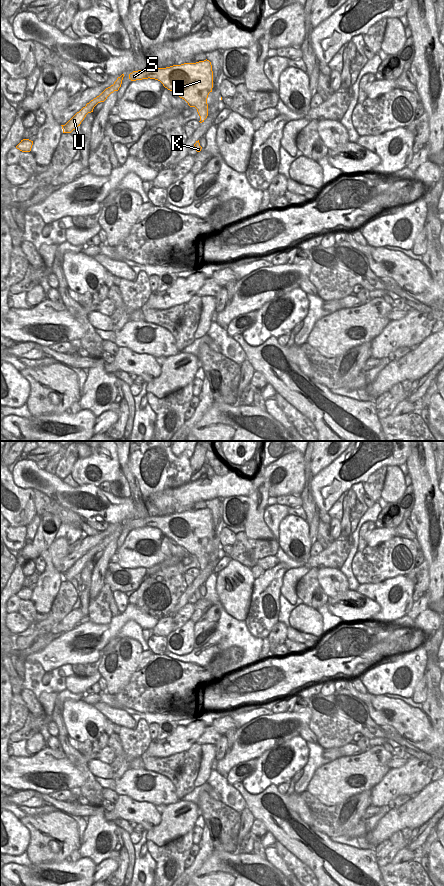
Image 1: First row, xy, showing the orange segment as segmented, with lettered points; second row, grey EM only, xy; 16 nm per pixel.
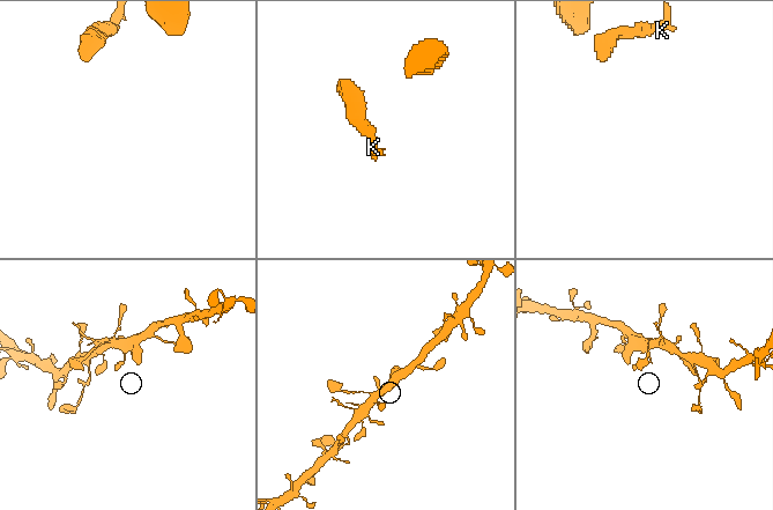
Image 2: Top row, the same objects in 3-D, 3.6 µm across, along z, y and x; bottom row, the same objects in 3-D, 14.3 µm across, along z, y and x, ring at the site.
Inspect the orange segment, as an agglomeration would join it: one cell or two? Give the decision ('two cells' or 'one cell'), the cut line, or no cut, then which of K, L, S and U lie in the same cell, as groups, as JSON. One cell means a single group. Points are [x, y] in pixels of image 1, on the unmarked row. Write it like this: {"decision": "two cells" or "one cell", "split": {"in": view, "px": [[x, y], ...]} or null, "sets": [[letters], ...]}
{"decision": "two cells", "split": {"in": "xy", "px": [[203, 568], [200, 570]]}, "sets": [["K"], ["L", "S", "U"]]}

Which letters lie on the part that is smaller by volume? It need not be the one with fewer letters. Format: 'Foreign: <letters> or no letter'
Foreign: K

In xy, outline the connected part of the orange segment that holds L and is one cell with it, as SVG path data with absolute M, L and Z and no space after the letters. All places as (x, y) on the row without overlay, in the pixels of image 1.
M209 508L184 511L166 516L148 516L129 522L131 529L155 527L165 536L184 547L190 555L195 555L204 569L208 564L207 546L213 536L213 519Z

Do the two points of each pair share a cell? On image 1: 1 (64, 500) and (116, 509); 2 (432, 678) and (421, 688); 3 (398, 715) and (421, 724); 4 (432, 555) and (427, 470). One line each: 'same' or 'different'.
1: same
2: different
3: same
4: same

